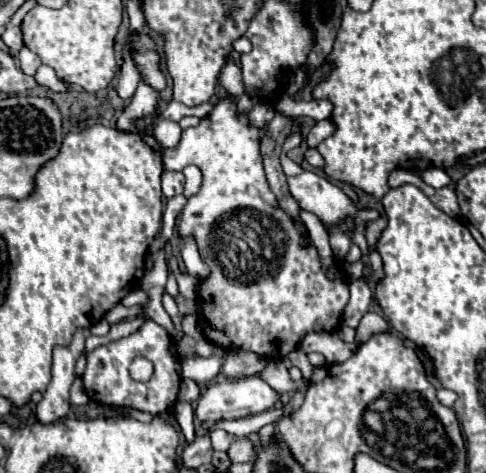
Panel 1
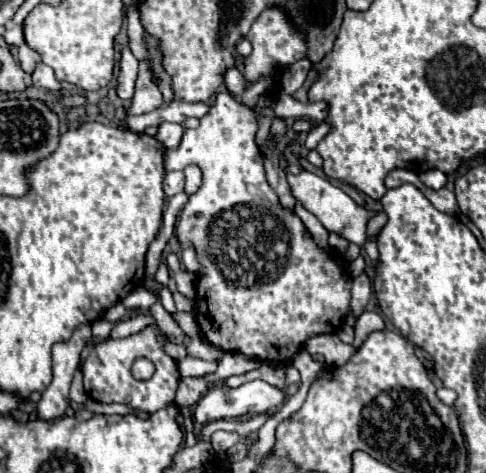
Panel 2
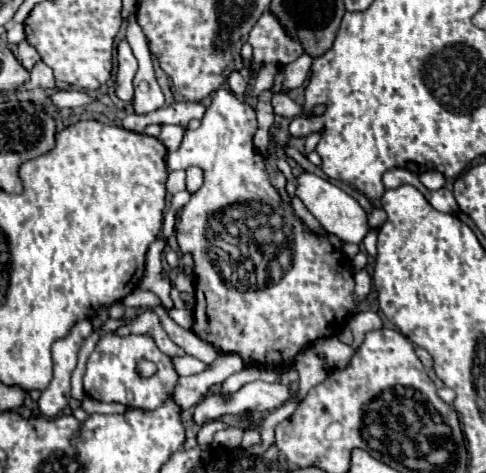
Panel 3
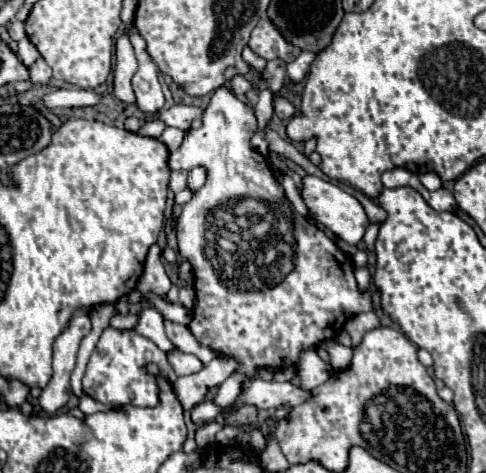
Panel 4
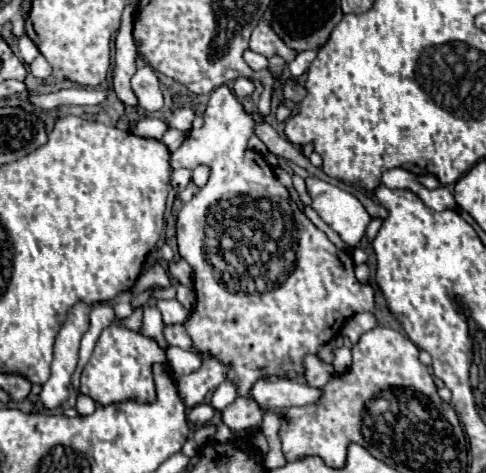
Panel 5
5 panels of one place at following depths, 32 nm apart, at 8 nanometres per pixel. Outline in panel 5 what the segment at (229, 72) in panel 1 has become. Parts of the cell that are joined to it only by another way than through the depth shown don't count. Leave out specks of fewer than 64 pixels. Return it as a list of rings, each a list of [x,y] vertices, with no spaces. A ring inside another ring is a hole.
[[[238,78],[238,80],[234,82],[234,94],[236,94],[240,100],[250,98],[252,92],[254,92],[254,88],[256,88],[254,82],[248,80],[248,78]]]

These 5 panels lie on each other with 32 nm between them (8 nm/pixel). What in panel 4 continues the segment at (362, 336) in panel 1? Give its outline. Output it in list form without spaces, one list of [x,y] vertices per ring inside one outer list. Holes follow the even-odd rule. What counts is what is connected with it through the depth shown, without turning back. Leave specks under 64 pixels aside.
[[[364,312],[364,314],[356,314],[356,316],[352,316],[352,318],[346,322],[344,330],[350,334],[350,338],[352,338],[352,346],[356,346],[368,330],[378,328],[378,326],[380,326],[378,316],[376,316],[374,312]]]

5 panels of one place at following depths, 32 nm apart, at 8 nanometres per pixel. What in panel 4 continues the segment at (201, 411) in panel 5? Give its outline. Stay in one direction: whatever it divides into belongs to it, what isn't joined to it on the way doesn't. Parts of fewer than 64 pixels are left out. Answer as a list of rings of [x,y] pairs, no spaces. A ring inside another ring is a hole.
[[[204,400],[204,402],[200,402],[198,406],[192,408],[192,422],[196,426],[204,426],[204,424],[212,422],[220,412],[224,412],[224,410],[218,408],[212,400]]]

